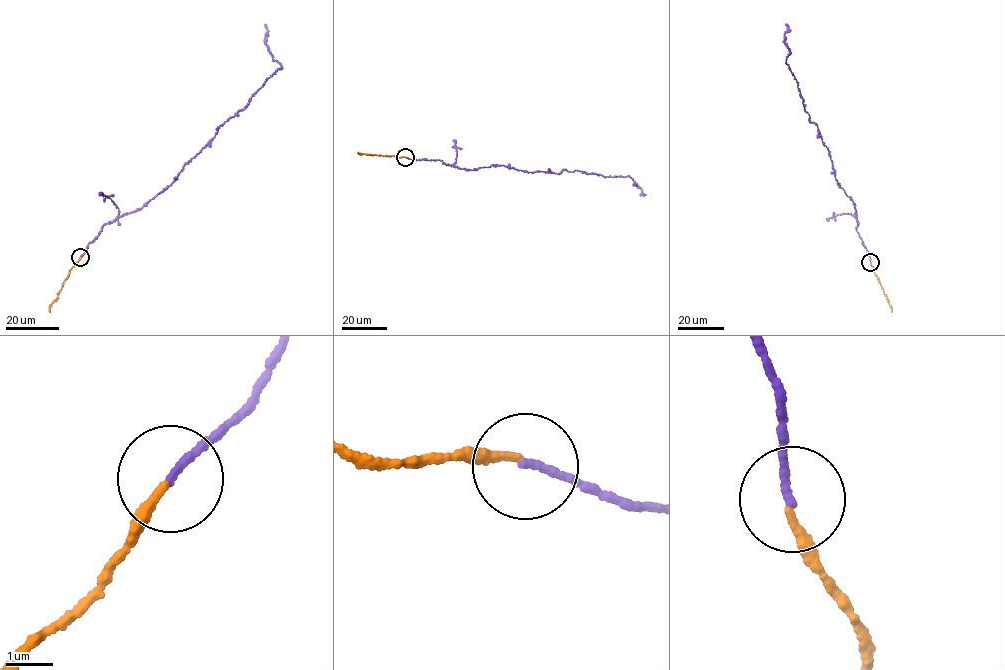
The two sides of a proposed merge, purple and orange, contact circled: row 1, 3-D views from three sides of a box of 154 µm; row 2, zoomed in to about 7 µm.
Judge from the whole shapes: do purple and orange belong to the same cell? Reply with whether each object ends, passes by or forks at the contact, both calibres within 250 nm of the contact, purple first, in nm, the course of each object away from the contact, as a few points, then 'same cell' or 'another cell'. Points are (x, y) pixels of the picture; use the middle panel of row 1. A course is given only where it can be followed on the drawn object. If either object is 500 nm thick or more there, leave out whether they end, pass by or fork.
purple ends there; orange ends there; 150 nm thick on the purple side, 200 nm on the other; purple runs (405, 157), (437, 159), (468, 169), (501, 165), (528, 172), (577, 170), (605, 177), (629, 176), (645, 194); orange runs (405, 157), (358, 152); same cell

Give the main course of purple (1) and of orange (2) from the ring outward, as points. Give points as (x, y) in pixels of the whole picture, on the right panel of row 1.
1: (870, 262), (856, 231), (854, 204), (836, 180), (829, 151), (804, 110), (786, 62), (785, 24)
2: (870, 262), (891, 311)

